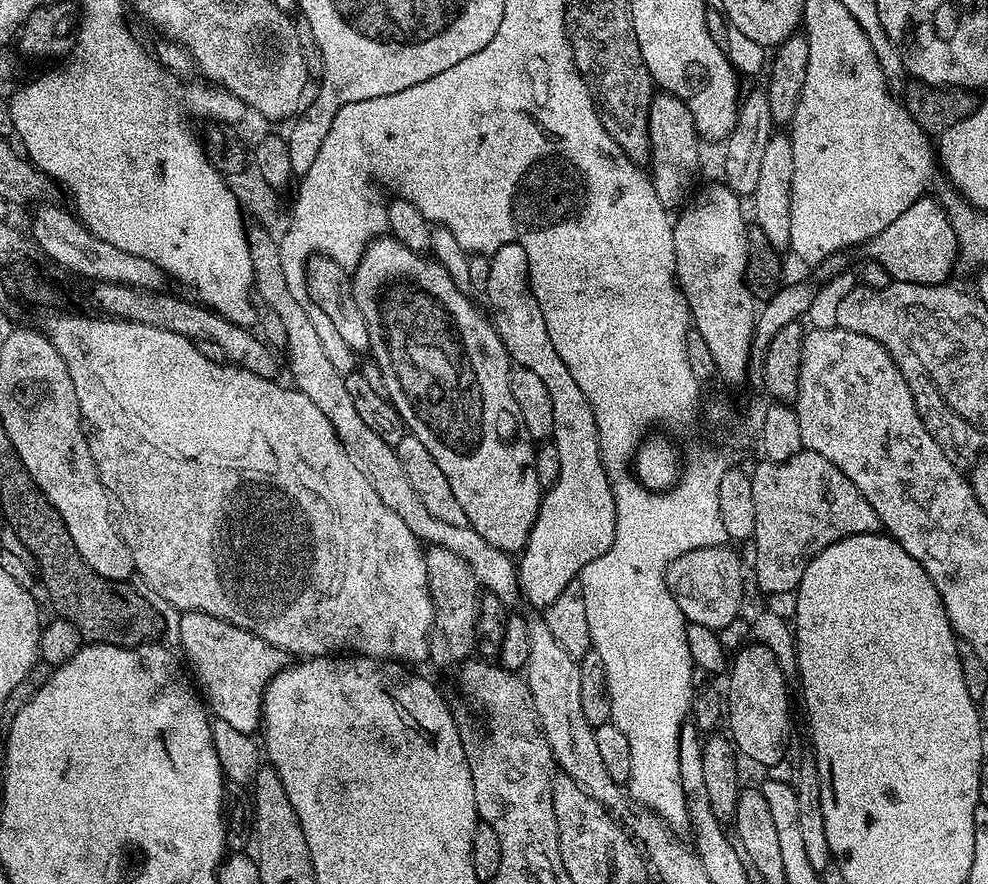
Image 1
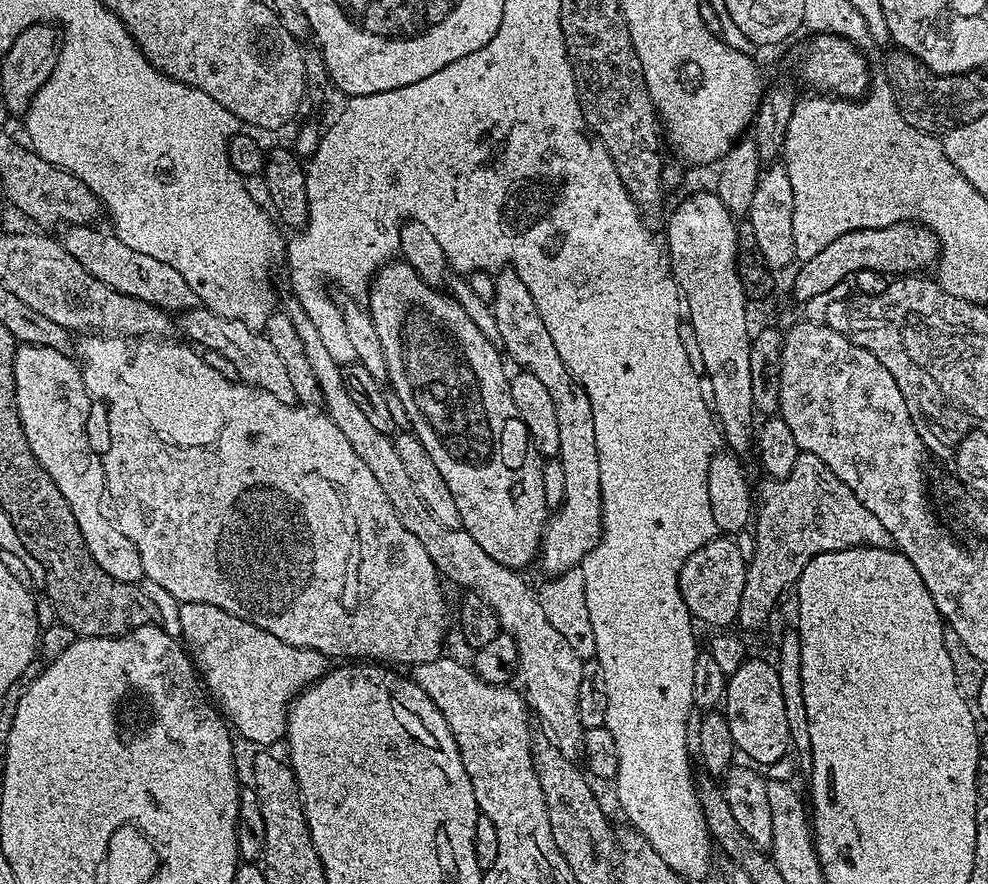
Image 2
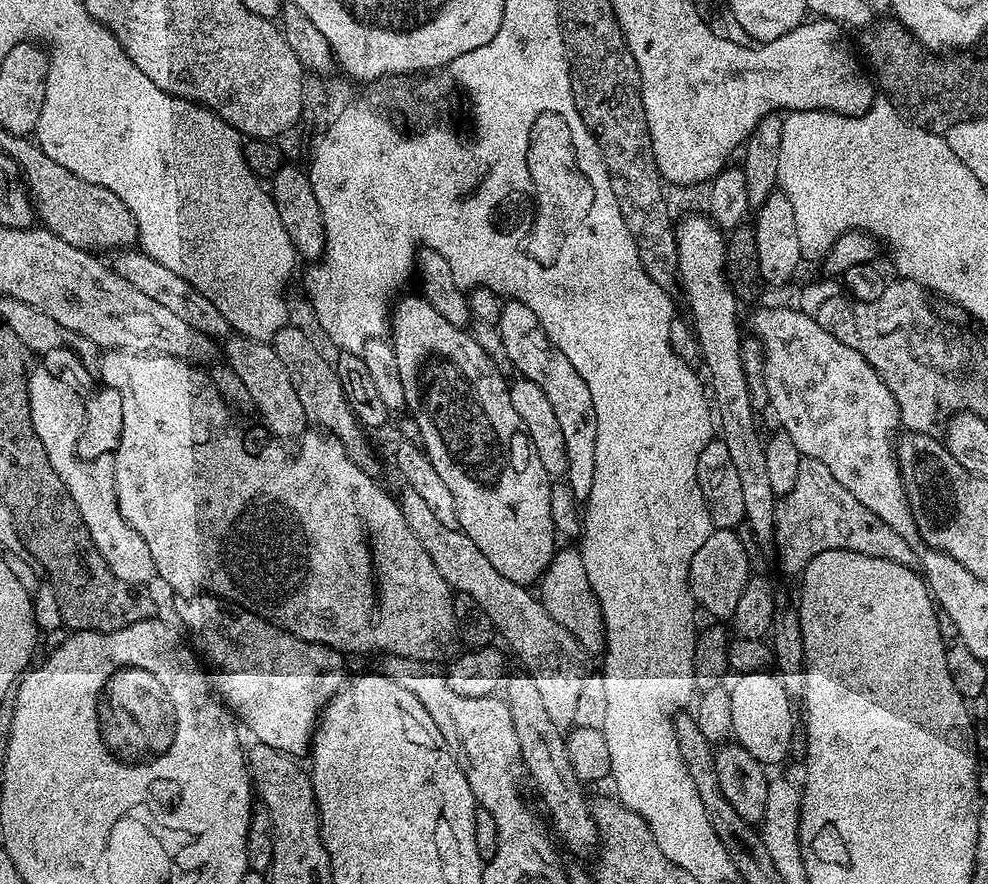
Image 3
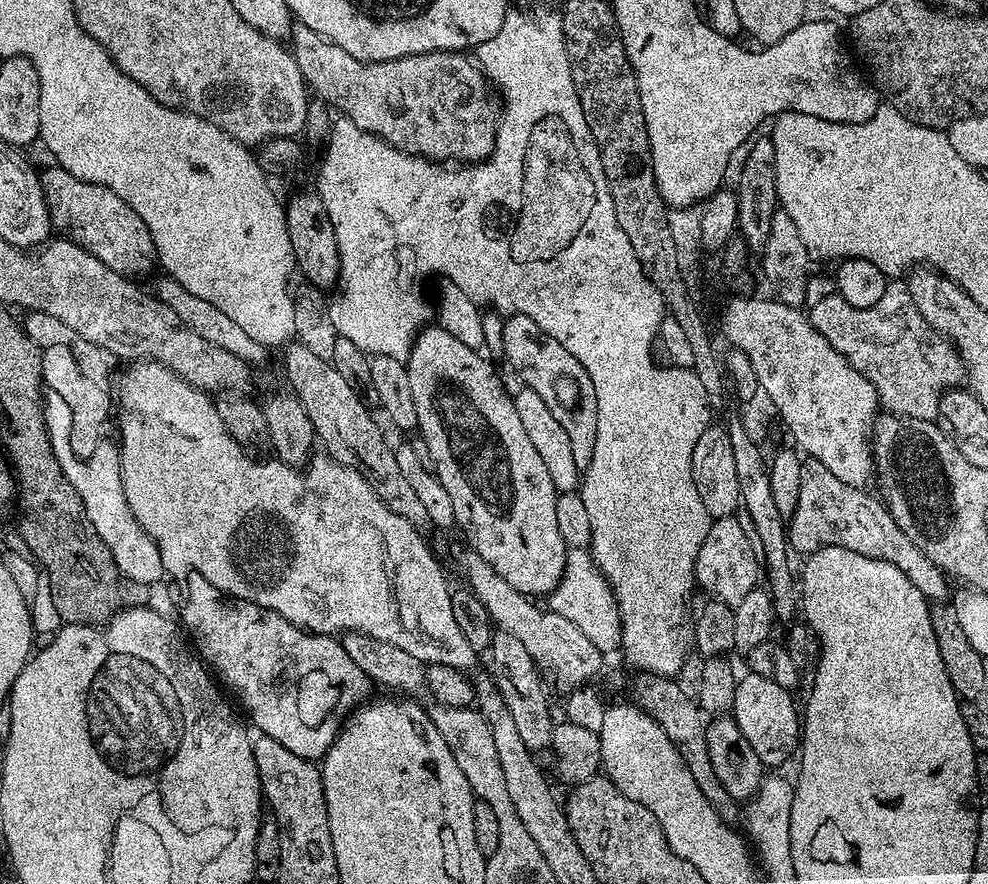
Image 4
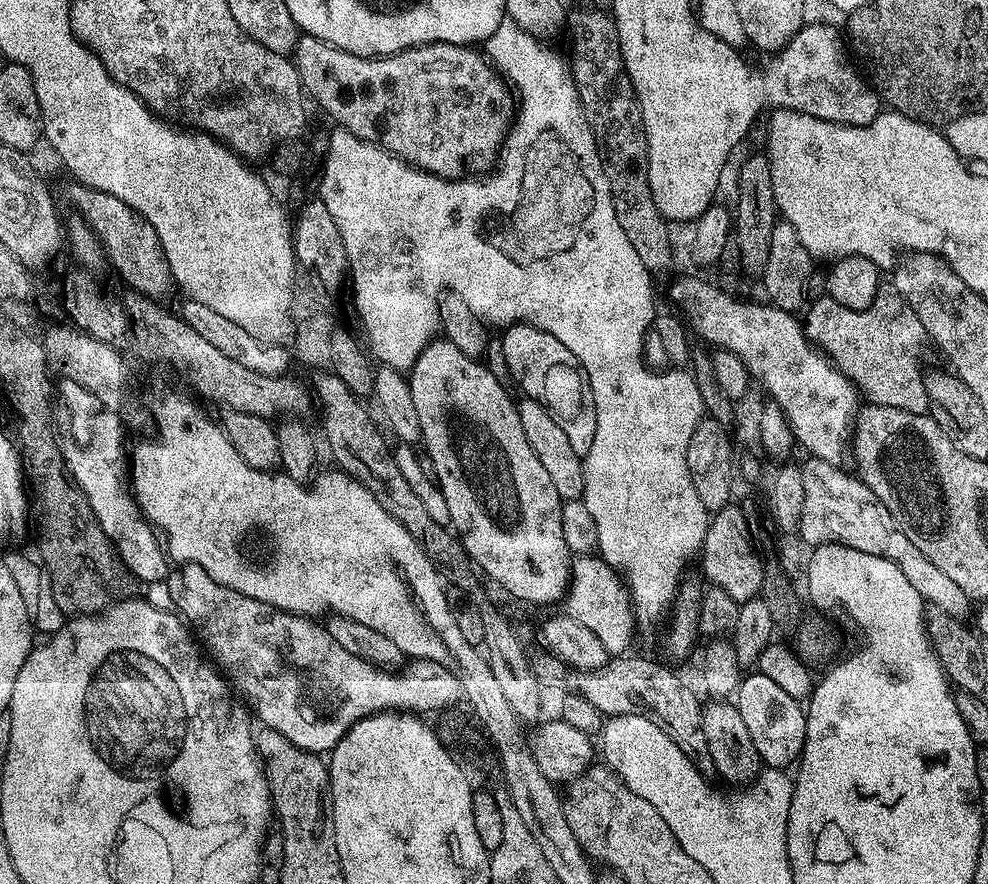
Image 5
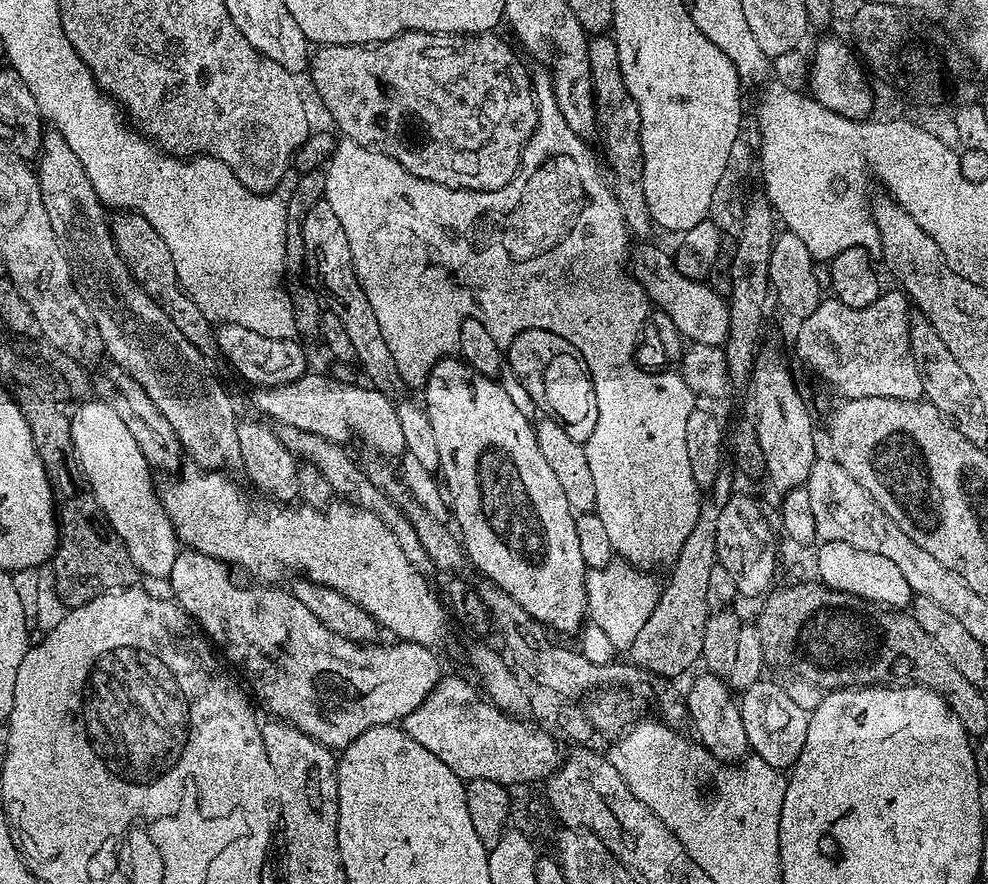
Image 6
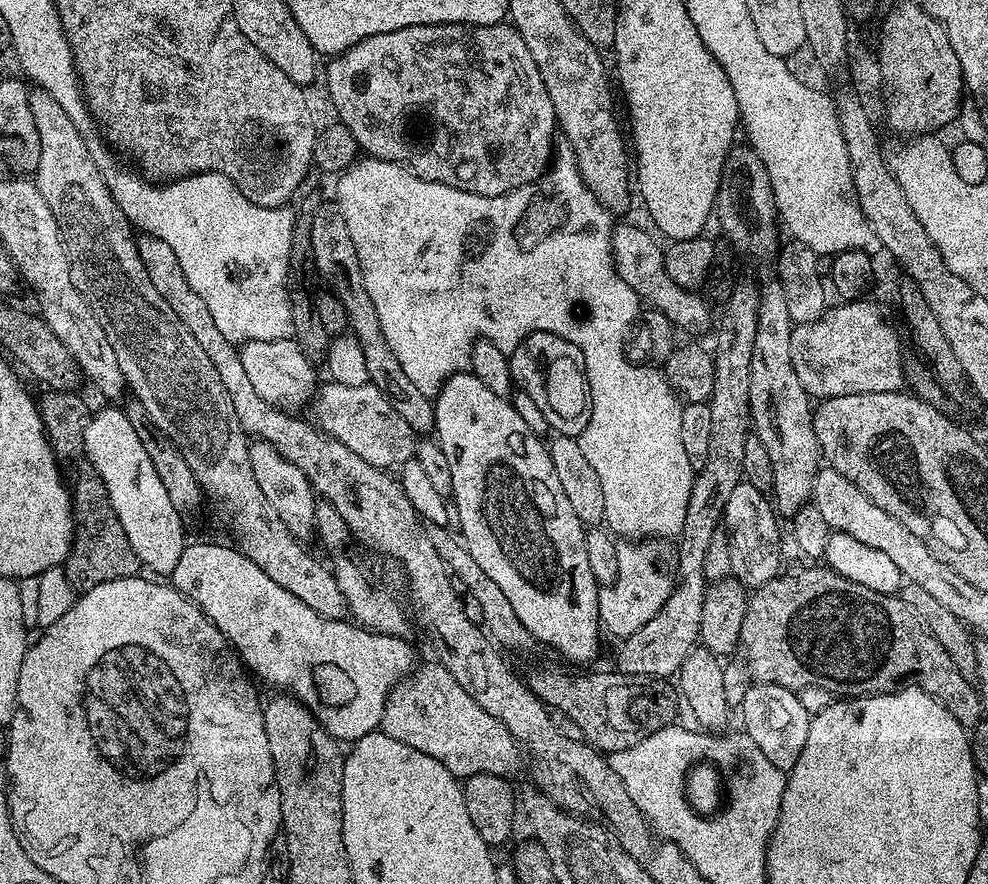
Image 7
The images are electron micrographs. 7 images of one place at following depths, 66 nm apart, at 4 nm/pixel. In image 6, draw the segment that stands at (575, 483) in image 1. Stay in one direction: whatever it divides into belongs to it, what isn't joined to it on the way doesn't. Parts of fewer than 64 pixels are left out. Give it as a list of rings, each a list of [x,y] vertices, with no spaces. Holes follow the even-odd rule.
[[[526,330],[507,344],[506,364],[513,368],[537,409],[562,426],[574,442],[583,444],[590,434],[594,434],[594,426],[598,422],[598,398],[594,394],[588,367],[566,338],[550,330]]]

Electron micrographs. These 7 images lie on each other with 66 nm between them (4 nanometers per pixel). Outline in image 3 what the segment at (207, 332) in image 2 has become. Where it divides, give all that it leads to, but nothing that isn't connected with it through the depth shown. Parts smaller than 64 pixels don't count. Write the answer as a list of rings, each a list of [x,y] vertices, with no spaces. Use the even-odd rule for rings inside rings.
[[[232,334],[223,341],[223,359],[234,368],[235,373],[242,378],[243,385],[249,391],[249,398],[254,408],[260,411],[264,424],[278,440],[287,440],[293,436],[303,435],[309,427],[306,414],[303,413],[302,405],[298,402],[297,393],[293,389],[289,375],[282,366],[281,359],[272,348],[271,343],[263,340],[252,340],[249,336]]]

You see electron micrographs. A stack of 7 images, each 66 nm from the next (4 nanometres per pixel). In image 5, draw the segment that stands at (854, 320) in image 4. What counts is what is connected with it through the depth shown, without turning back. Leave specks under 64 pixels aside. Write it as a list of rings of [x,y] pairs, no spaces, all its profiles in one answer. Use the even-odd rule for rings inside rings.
[[[880,294],[868,309],[852,310],[847,309],[842,302],[836,301],[830,295],[821,296],[821,300],[813,299],[807,305],[802,316],[804,333],[808,335],[808,341],[823,352],[831,360],[832,366],[837,368],[849,382],[855,384],[856,391],[861,397],[869,396],[866,398],[871,403],[897,407],[902,411],[927,413],[930,403],[924,389],[925,373],[922,367],[920,368],[920,347],[926,344],[926,337],[922,322],[918,322],[918,314],[910,310],[904,297]]]

